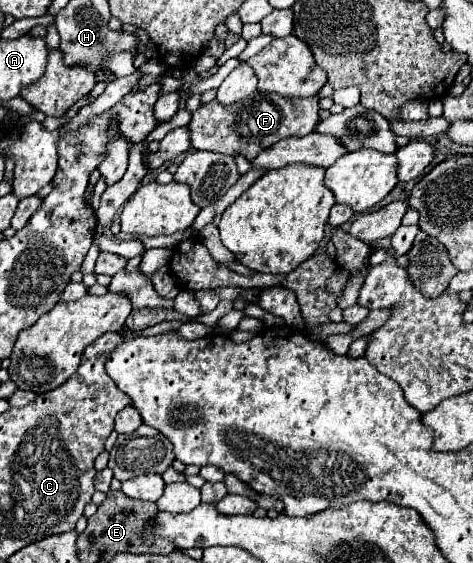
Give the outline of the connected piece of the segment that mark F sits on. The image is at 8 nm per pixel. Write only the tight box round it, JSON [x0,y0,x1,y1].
[188,91,318,161]

